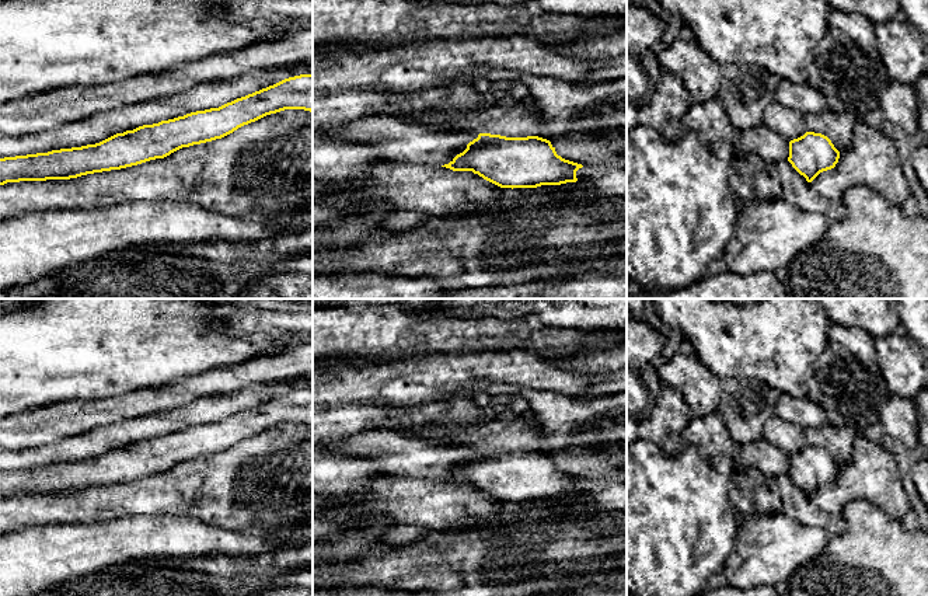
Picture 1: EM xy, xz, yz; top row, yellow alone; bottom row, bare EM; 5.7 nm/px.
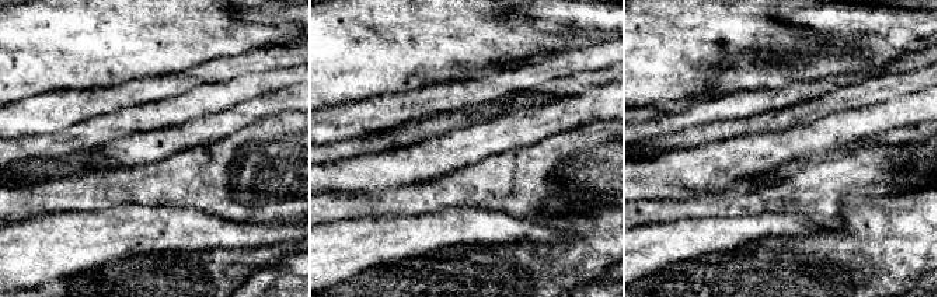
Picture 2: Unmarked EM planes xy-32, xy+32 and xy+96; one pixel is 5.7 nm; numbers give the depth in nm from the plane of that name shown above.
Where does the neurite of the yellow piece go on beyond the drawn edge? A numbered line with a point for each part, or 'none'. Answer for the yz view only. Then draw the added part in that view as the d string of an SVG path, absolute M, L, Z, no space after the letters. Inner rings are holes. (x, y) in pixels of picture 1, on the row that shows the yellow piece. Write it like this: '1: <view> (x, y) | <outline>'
none

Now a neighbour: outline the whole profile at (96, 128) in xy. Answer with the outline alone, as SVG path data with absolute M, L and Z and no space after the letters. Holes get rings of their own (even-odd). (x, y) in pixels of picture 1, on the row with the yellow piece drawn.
M304 62L273 70L258 69L230 80L199 83L181 94L98 112L53 129L20 136L0 135L0 158L95 144L143 125L219 108L300 74L313 74L313 63Z

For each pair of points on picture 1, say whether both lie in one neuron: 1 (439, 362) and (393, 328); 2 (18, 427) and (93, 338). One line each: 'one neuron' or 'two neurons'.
1: two neurons
2: two neurons

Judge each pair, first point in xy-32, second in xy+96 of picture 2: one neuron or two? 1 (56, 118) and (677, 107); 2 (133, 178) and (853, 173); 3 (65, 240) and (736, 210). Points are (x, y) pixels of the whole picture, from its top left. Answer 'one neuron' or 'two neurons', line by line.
1: two neurons
2: one neuron
3: two neurons

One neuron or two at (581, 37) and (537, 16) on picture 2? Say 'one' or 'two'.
one

